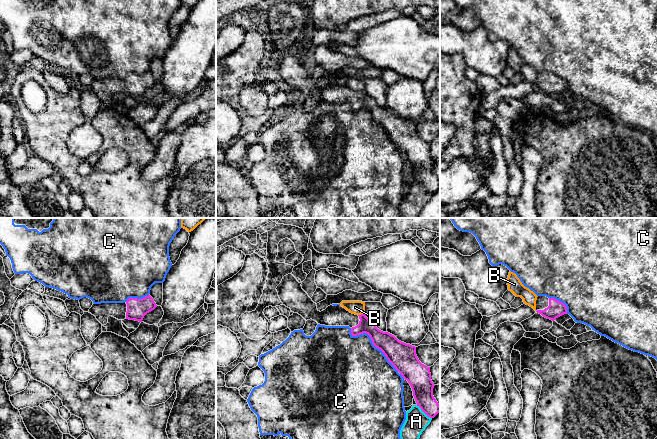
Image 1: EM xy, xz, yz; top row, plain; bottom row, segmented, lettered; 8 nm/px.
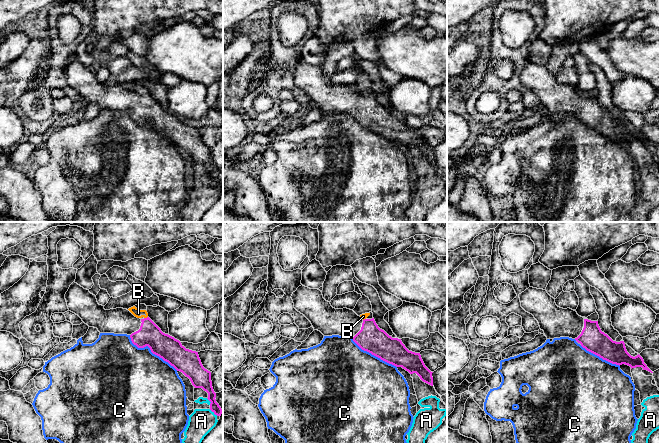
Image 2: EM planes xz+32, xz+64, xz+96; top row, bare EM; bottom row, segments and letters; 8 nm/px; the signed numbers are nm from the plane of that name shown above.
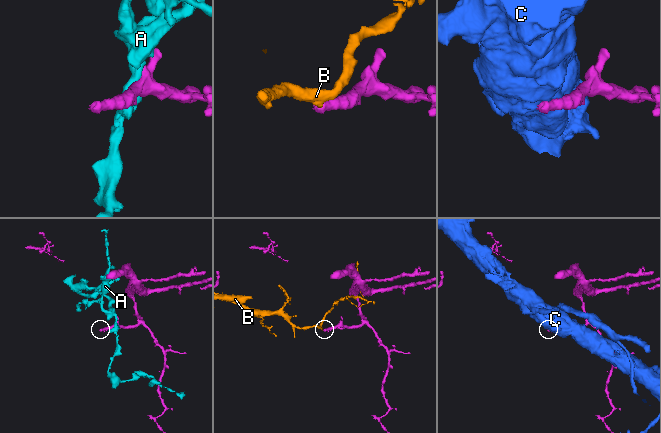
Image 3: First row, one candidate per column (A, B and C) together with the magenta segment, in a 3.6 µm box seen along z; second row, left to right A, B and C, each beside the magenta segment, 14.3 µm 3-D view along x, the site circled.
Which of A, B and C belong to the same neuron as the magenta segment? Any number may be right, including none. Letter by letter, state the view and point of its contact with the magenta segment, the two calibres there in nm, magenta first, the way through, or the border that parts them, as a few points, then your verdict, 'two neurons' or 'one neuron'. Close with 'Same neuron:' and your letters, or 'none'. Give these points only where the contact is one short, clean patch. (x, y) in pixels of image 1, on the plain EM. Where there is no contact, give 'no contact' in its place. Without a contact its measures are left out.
A: xz (424, 188) | 180/180 nm | two neurons
B: xz (361, 90) | 130/110 nm | two neurons
C: xz (372, 118) | 200/480 nm | two neurons
Same neuron: none

